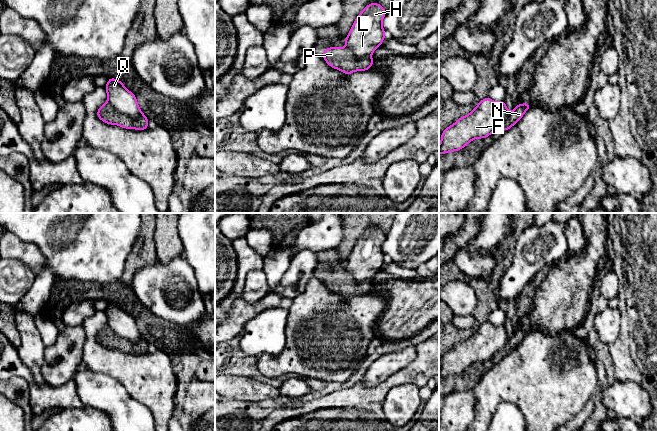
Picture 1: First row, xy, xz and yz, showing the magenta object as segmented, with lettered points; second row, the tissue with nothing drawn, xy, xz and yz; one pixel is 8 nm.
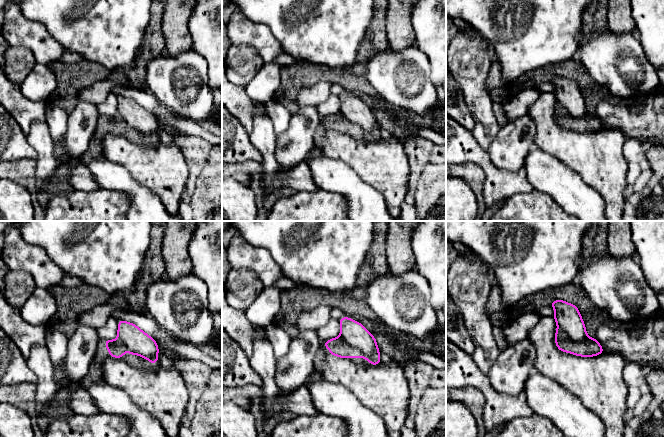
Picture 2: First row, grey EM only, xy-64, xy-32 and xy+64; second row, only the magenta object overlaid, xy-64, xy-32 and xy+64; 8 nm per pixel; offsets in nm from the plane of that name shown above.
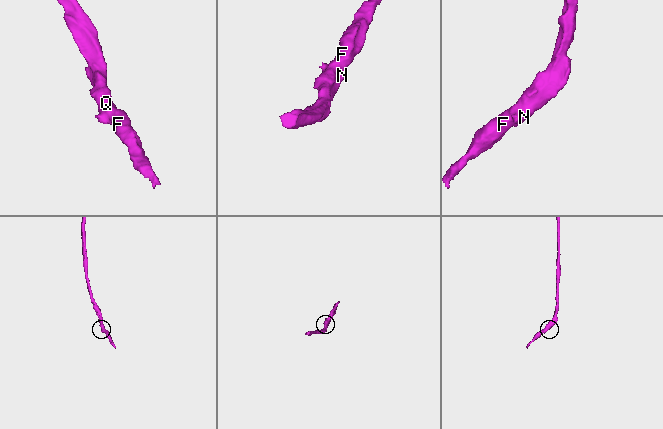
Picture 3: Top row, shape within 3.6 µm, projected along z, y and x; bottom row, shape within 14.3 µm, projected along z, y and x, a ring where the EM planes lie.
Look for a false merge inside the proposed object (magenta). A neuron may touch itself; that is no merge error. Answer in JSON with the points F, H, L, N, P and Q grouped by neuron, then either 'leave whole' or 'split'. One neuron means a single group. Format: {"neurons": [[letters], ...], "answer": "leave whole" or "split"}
{"neurons": [["F", "H", "L", "Q"], ["N", "P"]], "answer": "split"}

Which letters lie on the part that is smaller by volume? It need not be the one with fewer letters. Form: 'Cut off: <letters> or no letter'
Cut off: N, P

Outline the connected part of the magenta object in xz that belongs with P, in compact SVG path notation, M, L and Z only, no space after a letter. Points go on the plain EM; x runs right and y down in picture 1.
M329 271L321 279L334 293L341 294L346 300L355 295L366 295L373 290L371 279L355 282L351 276L340 271Z

